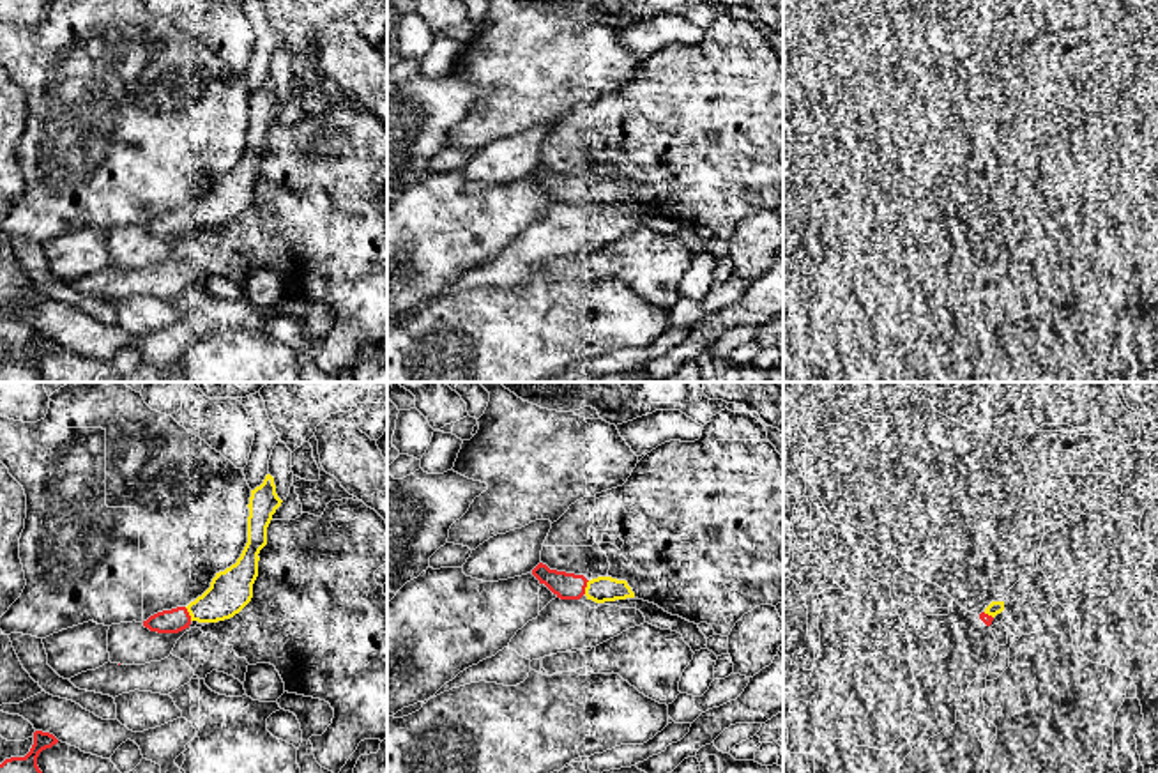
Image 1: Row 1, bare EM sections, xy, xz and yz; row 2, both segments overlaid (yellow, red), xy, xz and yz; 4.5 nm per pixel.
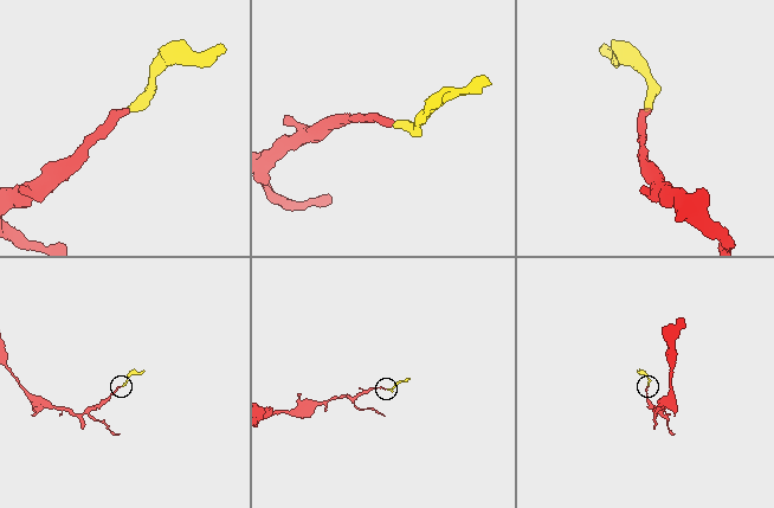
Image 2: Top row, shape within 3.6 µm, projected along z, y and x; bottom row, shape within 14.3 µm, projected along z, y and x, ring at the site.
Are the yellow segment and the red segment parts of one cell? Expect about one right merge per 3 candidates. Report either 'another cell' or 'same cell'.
same cell

